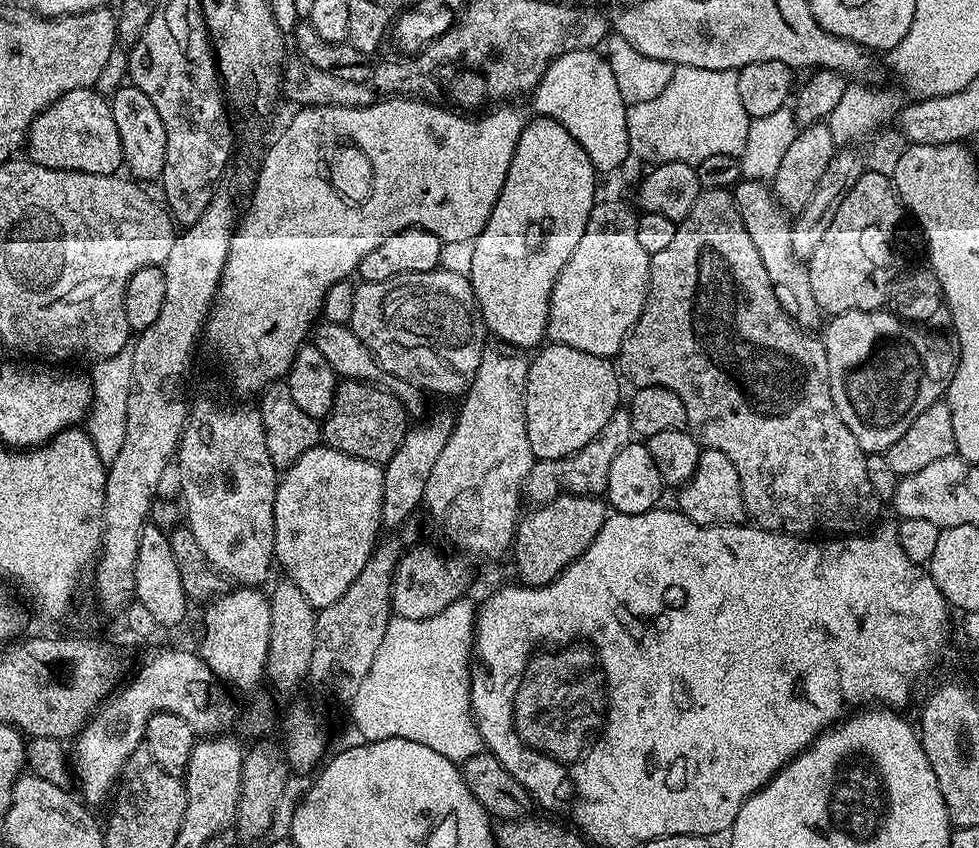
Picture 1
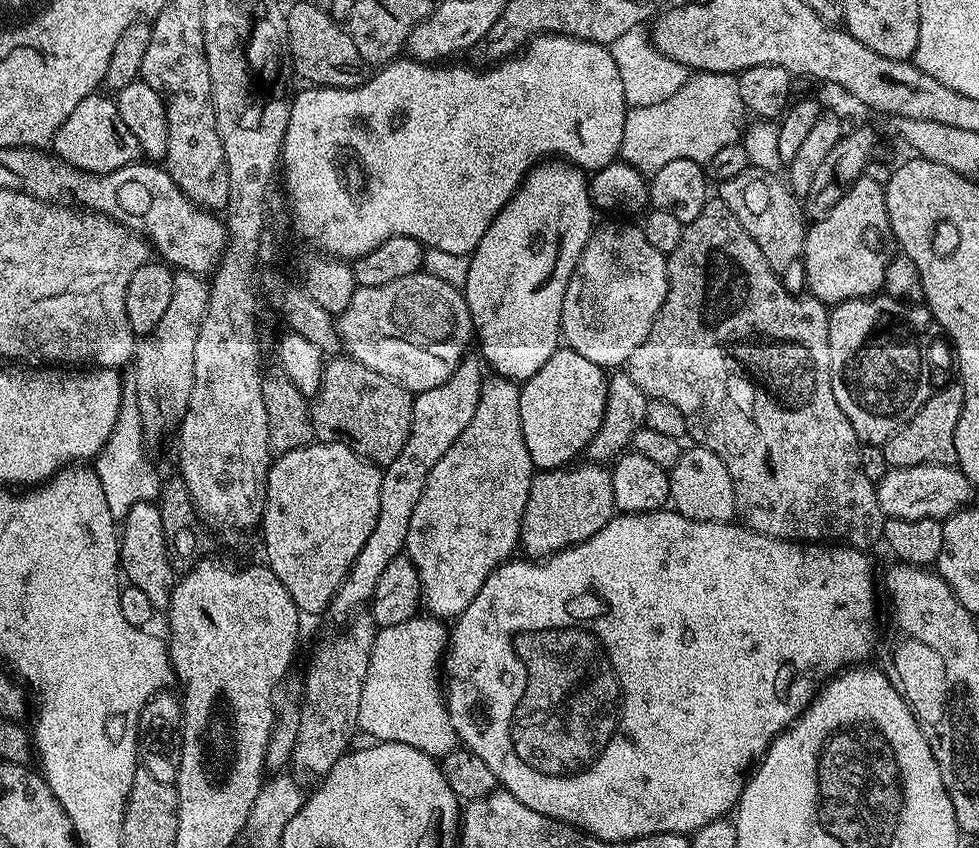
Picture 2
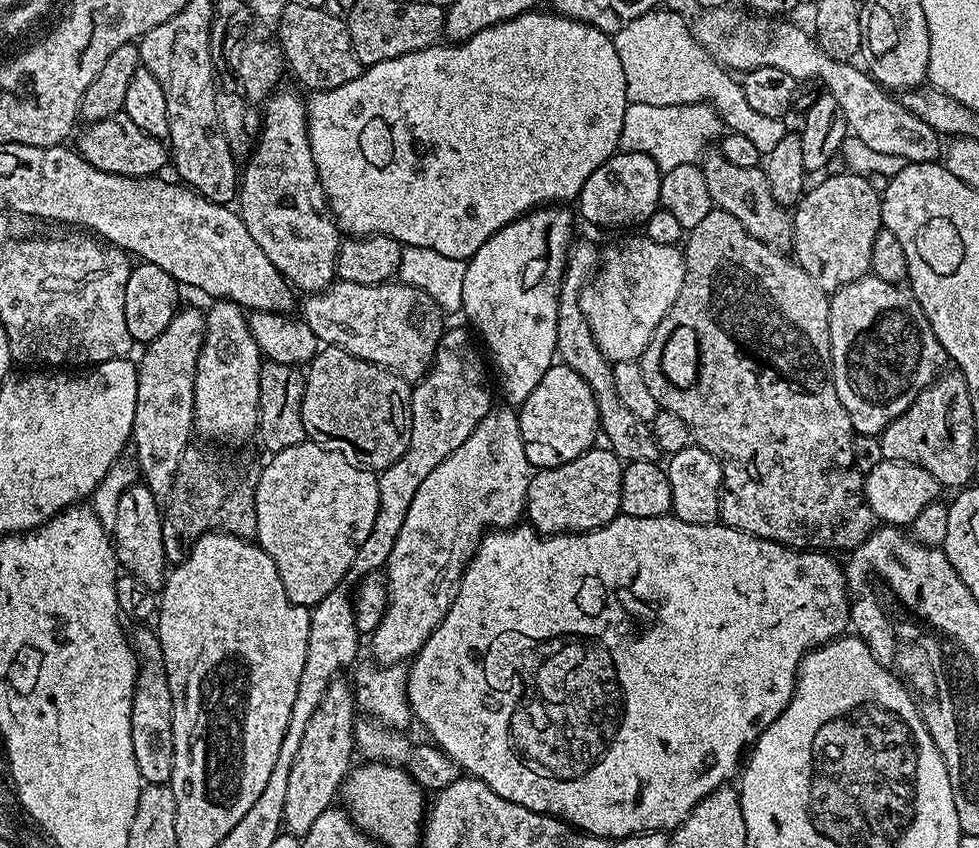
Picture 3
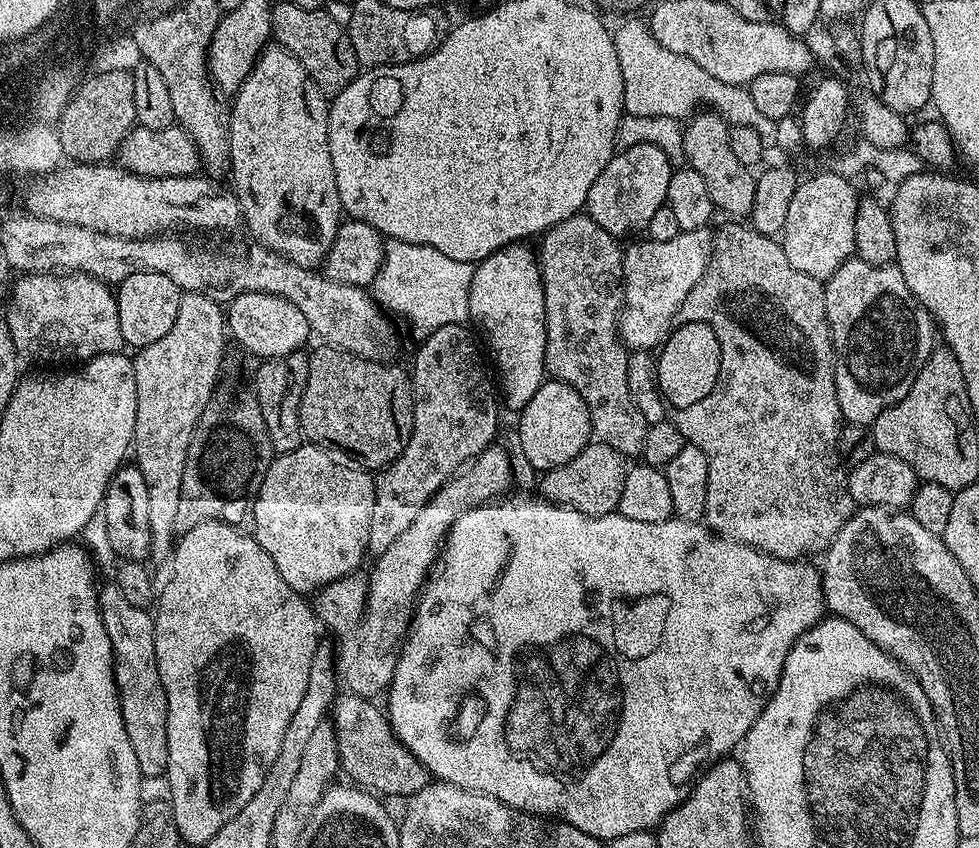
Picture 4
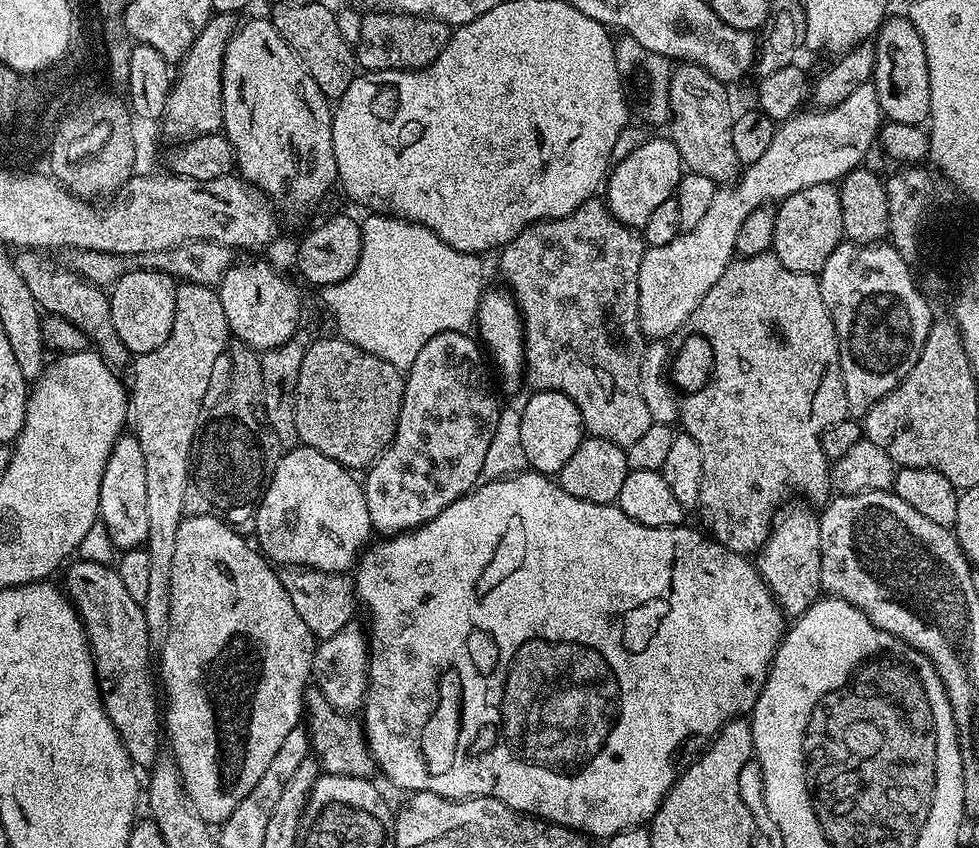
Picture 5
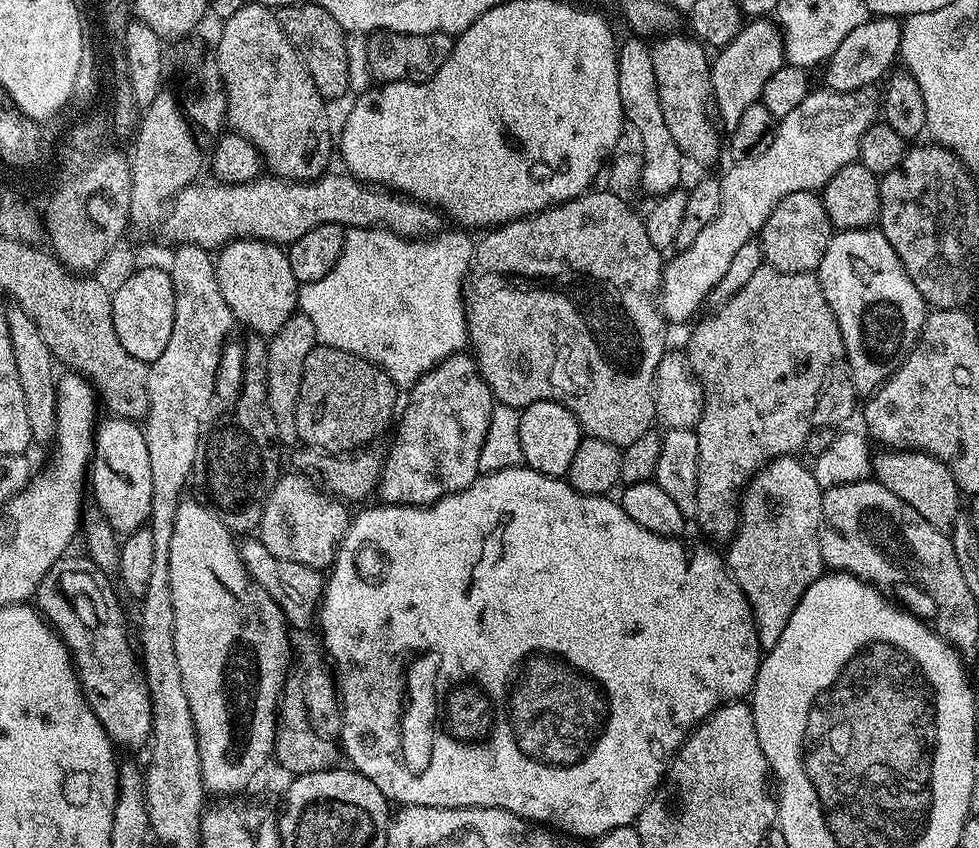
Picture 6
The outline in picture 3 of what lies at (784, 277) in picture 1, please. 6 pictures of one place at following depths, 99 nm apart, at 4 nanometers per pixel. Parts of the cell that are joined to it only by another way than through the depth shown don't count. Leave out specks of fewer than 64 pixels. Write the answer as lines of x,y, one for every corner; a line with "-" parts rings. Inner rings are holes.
719,150
709,151
703,157
702,167
706,190
710,190
710,198
715,207
721,208
726,214
734,214
734,218
738,218
738,222
746,226
749,234
766,246
777,250
791,249
792,212
785,205
778,203
774,194
770,194
770,182
763,167
734,166
731,162
726,162
726,158
722,158

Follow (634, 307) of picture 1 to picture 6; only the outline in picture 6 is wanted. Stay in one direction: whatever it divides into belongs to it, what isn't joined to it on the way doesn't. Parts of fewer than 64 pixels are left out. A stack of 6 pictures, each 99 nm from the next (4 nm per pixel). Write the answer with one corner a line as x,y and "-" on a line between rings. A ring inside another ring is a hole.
875,87
859,88
853,92
829,92
827,90
809,91
808,97
795,108
791,114
779,117
776,137
770,142
770,147
758,158
746,158
737,160
731,166
725,176
719,177
722,190
722,202
714,222
690,242
690,246
679,249
673,260
669,259
664,265
664,271
660,277
660,290
658,303
664,314
665,321
688,320
711,297
714,286
722,282
734,254
738,249
746,246
753,238
759,237
766,218
790,194
799,192
816,192
823,189
825,184
842,170
842,166
857,163
860,155
860,143
872,124
878,120
878,92

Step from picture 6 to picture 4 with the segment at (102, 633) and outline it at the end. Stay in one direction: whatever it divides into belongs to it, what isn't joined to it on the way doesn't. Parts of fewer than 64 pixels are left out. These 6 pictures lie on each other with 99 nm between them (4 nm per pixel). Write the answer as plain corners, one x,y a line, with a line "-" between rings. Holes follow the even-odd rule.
108,582
105,588
103,585
99,593
102,622
112,643
112,669
116,675
116,689
120,692
122,722
130,737
130,746
134,746
134,758
138,758
141,777
163,777
168,771
168,703
158,674
158,658
154,654
156,621
149,609
130,606
114,582

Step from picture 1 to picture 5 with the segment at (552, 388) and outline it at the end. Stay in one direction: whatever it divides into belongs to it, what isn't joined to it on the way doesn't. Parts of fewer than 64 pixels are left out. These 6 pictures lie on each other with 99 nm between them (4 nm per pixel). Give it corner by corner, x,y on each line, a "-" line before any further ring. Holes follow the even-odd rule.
533,391
532,397
519,409
521,416
522,450
526,454
528,468
542,472
545,476
555,477
570,462
574,450
578,450
581,440
585,439
586,429
578,406
561,392

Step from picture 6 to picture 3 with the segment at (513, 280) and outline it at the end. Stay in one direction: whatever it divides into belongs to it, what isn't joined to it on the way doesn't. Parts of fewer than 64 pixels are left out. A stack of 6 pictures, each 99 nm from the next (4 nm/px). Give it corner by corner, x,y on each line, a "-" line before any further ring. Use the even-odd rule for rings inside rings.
577,239
568,246
568,263
564,266
564,276
560,279
560,296
558,297
558,334
556,350
559,359
566,366
578,370
582,378
592,387
592,393
600,415
600,432
606,439
607,447
615,456
624,462
659,461
662,453
652,433
651,423
635,414
630,414
626,406
622,406
622,398
618,398
618,390
614,390
612,364
598,350
598,342
594,342
594,334
582,314
580,292
585,284
591,281
602,264
602,252
588,240

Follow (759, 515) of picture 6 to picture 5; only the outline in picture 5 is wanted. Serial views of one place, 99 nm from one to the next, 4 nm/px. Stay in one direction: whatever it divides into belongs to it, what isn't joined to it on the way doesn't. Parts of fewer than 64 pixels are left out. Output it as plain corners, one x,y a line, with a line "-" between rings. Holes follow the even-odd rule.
785,507
773,519
772,532
768,536
768,541
760,547
754,560
756,571
763,578
764,585
772,591
772,596
779,604
781,612
788,618
802,615
810,605
815,604
822,596
819,519
811,507
803,507

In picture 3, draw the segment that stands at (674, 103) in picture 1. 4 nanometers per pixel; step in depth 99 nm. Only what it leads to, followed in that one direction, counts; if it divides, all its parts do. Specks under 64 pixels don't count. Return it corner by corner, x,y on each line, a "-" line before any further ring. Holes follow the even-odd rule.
709,103
650,106
633,104
622,118
620,148
625,152
649,155
661,173
674,166
697,163
705,155
708,143
719,141
722,123
719,114

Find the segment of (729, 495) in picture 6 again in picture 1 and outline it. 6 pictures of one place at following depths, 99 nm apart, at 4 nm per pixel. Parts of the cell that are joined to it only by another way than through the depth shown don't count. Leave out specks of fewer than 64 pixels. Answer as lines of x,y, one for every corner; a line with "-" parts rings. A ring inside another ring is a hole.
726,188
703,189
694,206
690,206
690,214
686,214
686,218
677,223
674,239
665,248
658,250
658,254
651,256
648,265
650,266
648,297
644,309
638,322
628,331
628,336
622,342
618,353
618,368
623,379
627,383
629,380
633,389
662,386
666,390
674,390
678,398
682,398
682,406
686,406
687,427
692,435
704,448
718,450
726,454
730,462
734,462
734,470
738,470
740,475
744,511
747,519
755,527
763,528
766,532
787,532
790,536
799,537
816,532
824,532
816,534
860,534
871,529
880,516
882,501
876,495
874,486
870,486
870,474
866,474
868,456
858,446
858,438
850,434
850,430
844,425
834,406
834,398
830,394
824,341
819,335
808,336
812,334
801,328
787,312
782,310
782,306
778,306
778,298
774,298
774,290
766,274
766,266
762,266
762,254
758,254
758,246
754,246
750,234
746,234
746,226
742,226
742,214
738,214
735,195

